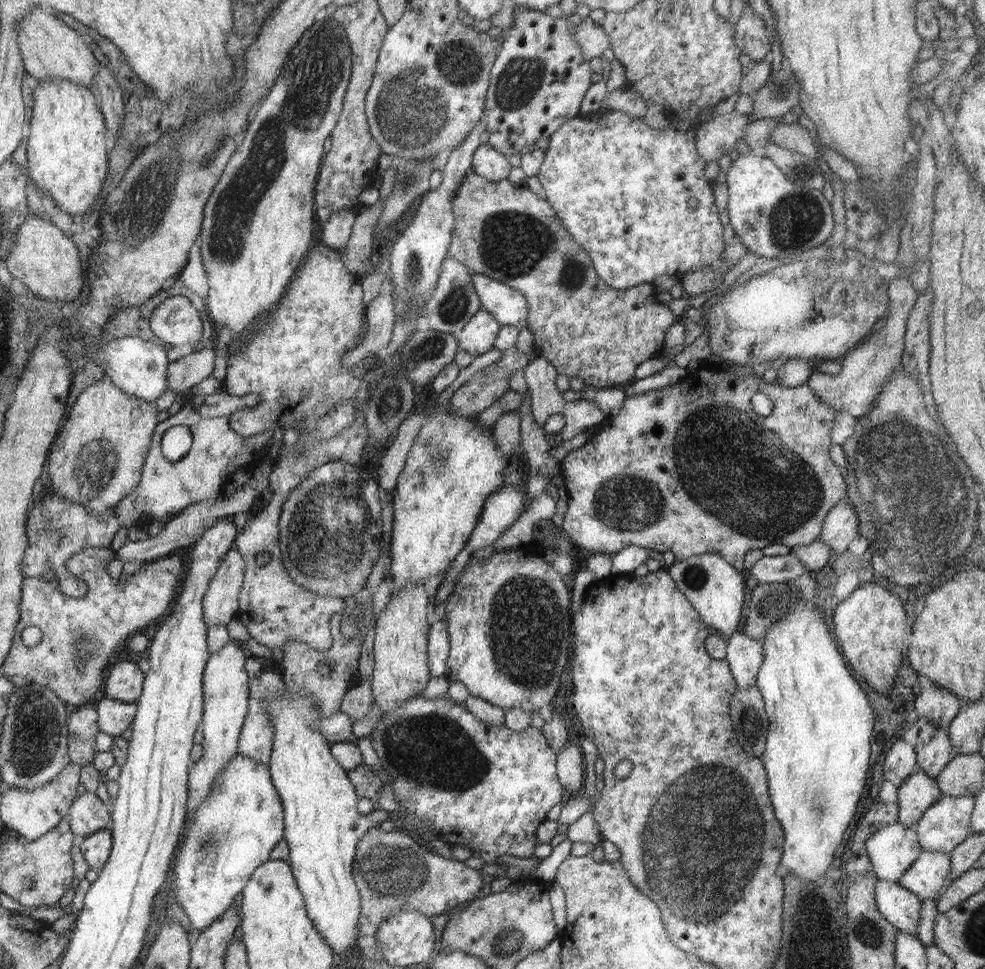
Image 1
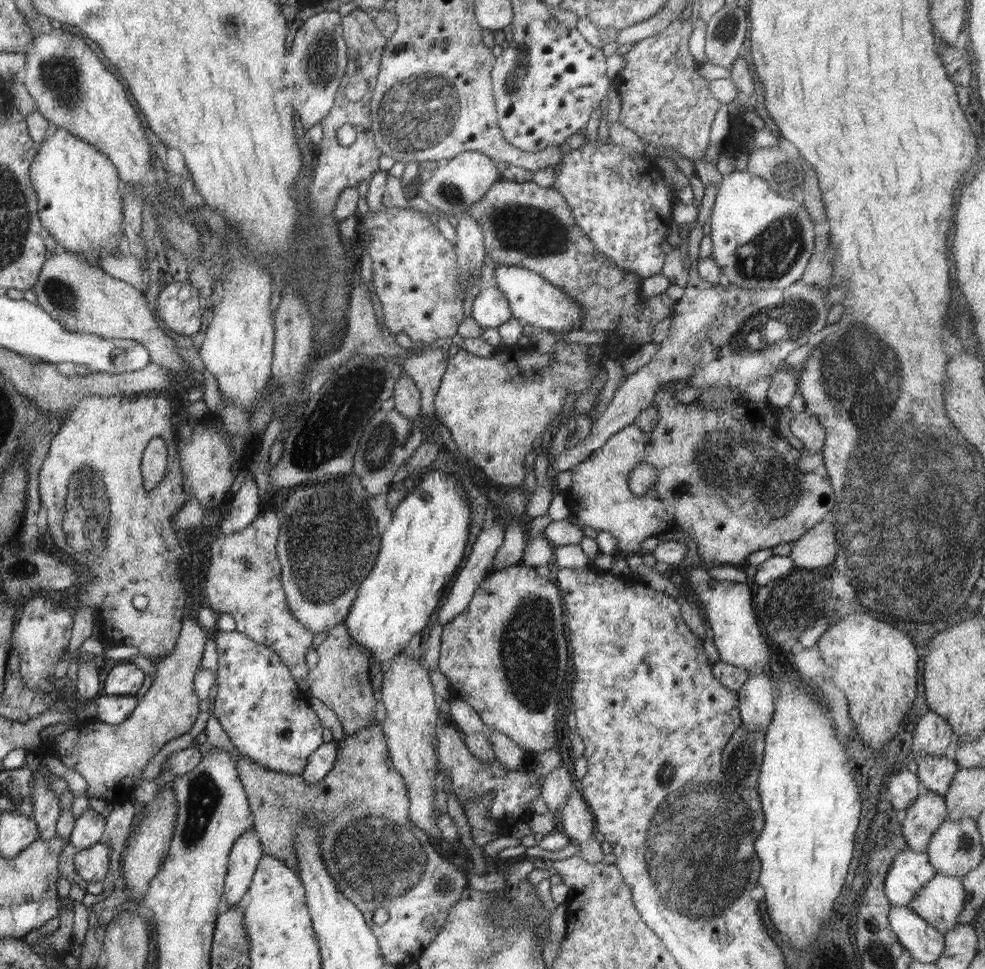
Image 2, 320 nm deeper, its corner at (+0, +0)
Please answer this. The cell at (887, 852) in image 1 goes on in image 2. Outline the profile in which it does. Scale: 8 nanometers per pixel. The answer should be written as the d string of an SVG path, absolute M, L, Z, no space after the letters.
M906 848L894 857L889 872L886 873L884 881L886 898L890 901L891 906L908 907L921 888L924 888L936 875L937 872L925 853L916 853L910 848Z

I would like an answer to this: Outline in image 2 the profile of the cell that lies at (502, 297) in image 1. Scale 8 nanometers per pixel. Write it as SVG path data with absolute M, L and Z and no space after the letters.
M497 265L494 276L497 280L496 286L508 300L514 319L522 319L526 325L544 328L556 334L566 334L582 321L582 308L576 301L537 272L519 266Z

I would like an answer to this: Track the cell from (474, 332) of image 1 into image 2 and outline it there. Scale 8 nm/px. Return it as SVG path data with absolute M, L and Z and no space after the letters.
M495 285L482 289L474 298L472 318L480 328L498 328L513 318L504 293Z

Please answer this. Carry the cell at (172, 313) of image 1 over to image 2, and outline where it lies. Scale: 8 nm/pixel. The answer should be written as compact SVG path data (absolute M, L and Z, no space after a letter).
M172 282L167 284L157 298L158 316L168 324L168 328L175 334L191 336L200 330L200 316L202 316L202 306L198 302L198 290L192 288L186 282Z

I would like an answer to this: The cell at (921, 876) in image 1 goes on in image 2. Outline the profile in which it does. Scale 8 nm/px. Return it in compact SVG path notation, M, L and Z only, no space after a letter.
M937 874L924 888L914 897L909 907L918 914L928 925L944 934L958 925L958 916L964 908L965 888L961 877L942 876Z

